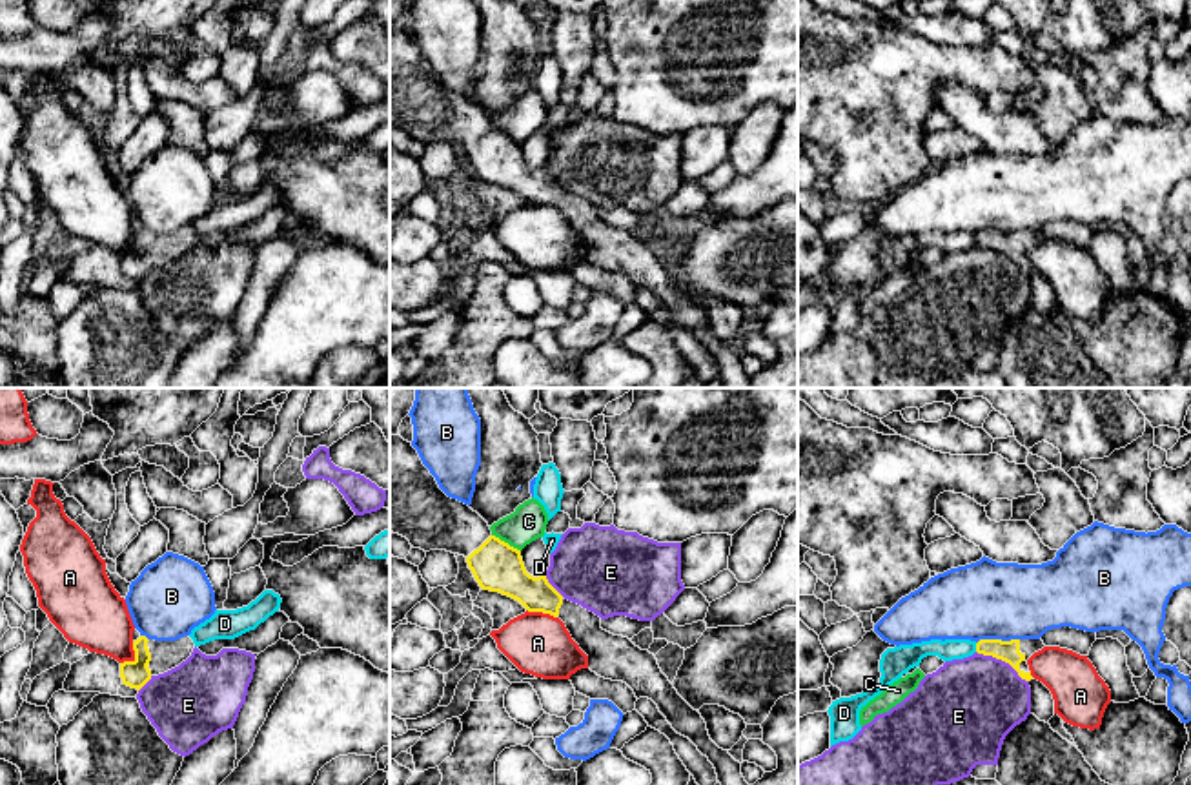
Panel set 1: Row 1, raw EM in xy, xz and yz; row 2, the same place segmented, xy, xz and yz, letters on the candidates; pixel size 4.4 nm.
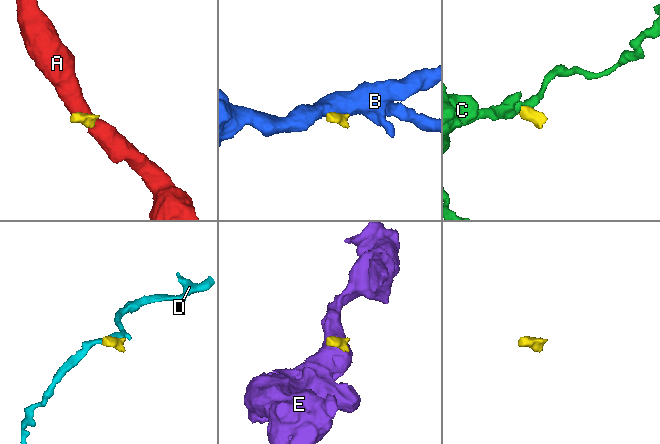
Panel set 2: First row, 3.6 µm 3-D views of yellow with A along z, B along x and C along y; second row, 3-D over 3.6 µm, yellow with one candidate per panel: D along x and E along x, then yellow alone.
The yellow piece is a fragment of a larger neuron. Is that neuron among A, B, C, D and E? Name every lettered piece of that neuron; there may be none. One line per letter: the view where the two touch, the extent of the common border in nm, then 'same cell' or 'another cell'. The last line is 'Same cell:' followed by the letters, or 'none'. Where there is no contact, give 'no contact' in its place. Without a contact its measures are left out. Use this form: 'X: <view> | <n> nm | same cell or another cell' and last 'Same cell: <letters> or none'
A: xy | 120 nm | another cell
B: yz | 190 nm | another cell
C: xz | 150 nm | another cell
D: yz | 40 nm | another cell
E: yz | 280 nm | another cell
Same cell: none

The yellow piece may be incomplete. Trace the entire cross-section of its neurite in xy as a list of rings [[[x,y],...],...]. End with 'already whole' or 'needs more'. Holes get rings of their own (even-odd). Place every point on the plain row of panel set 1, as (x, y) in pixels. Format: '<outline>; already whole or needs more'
[[[140,228],[133,233],[135,251],[120,255],[122,275],[140,282],[153,268],[164,266],[186,253],[195,240],[189,228],[177,233],[155,233]]]; needs more

